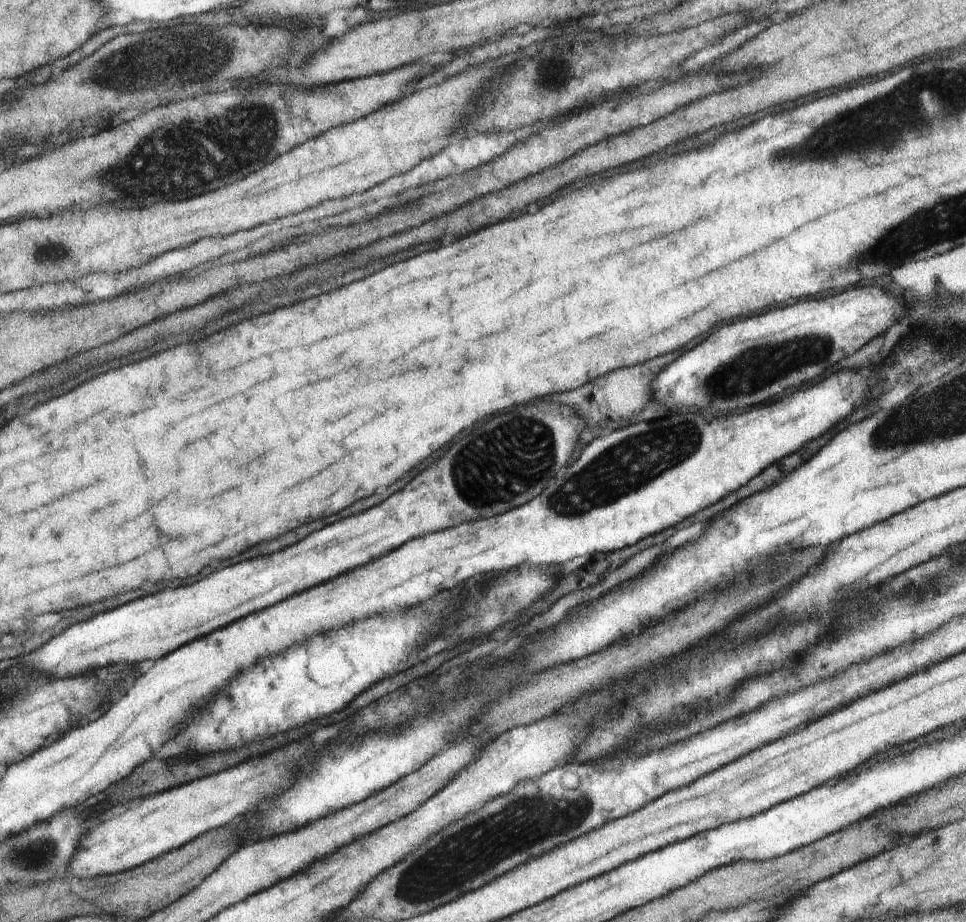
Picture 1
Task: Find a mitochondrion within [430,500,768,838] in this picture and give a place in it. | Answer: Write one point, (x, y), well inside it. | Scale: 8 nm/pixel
(511, 599)

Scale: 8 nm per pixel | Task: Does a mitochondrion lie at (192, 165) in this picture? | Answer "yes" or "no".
yes

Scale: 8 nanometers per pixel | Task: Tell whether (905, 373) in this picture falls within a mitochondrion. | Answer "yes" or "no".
yes

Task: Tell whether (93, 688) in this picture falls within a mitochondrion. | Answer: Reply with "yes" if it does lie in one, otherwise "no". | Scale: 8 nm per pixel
no

